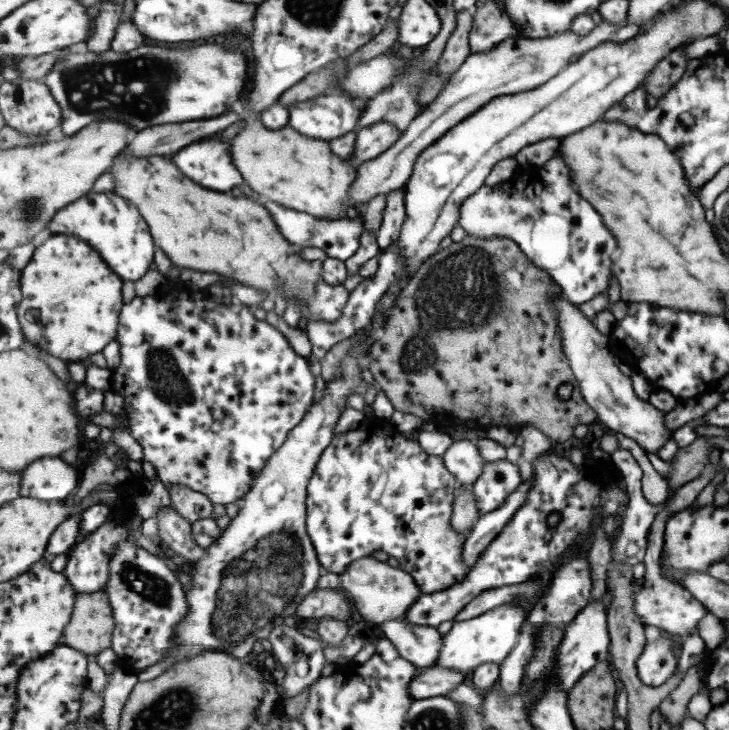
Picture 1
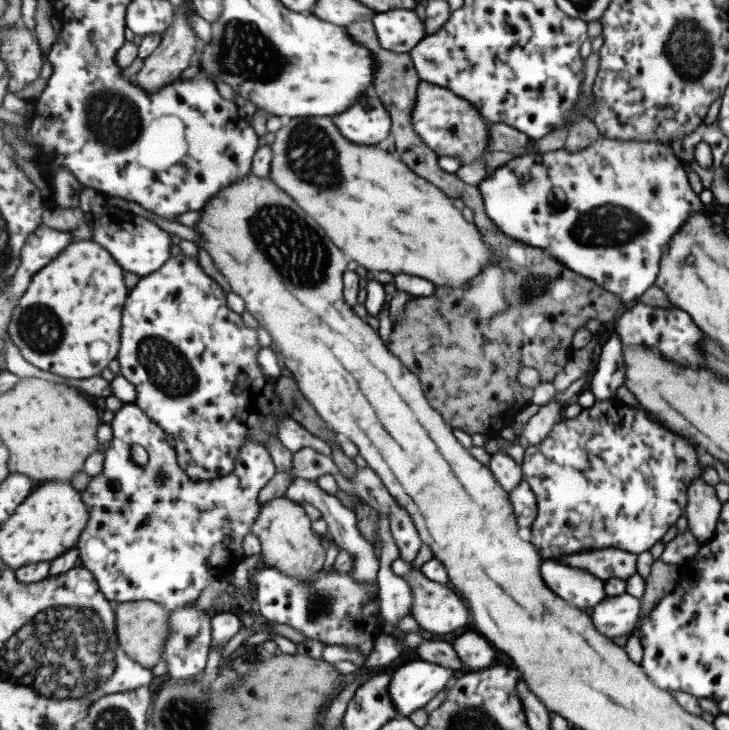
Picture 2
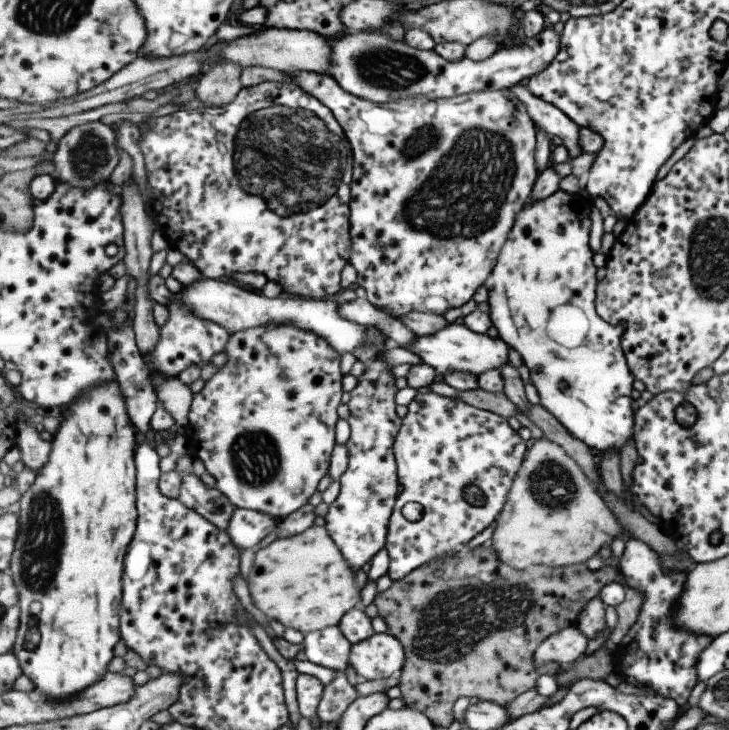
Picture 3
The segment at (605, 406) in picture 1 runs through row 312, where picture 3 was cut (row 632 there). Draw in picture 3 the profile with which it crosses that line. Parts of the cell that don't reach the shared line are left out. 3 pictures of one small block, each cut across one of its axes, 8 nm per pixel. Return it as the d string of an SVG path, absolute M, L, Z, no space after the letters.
M577 625L567 627L552 634L536 650L536 666L558 662L567 666L587 654L590 638Z

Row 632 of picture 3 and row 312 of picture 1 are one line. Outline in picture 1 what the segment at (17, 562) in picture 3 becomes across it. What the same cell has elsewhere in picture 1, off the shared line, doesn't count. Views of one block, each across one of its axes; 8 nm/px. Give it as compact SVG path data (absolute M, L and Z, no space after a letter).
M71 234L49 238L45 244L36 248L35 256L27 268L22 270L22 274L21 290L24 297L19 303L18 315L29 342L49 351L67 364L85 363L118 336L120 314L125 306L122 293L125 280L121 280L121 275L115 274L109 264L99 256L99 252L81 238Z

